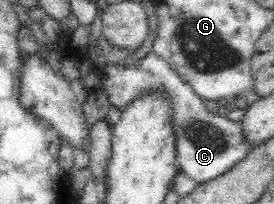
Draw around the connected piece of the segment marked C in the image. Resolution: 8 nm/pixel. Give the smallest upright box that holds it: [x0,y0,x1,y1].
[82,51,253,184]

